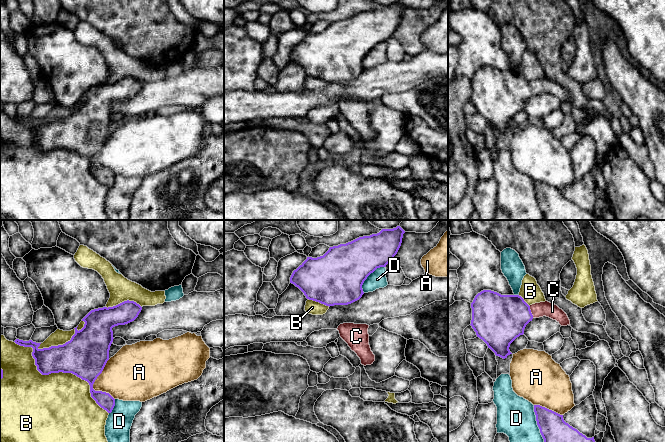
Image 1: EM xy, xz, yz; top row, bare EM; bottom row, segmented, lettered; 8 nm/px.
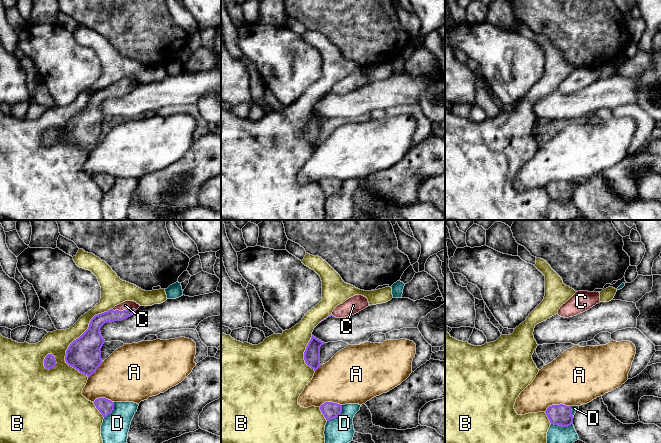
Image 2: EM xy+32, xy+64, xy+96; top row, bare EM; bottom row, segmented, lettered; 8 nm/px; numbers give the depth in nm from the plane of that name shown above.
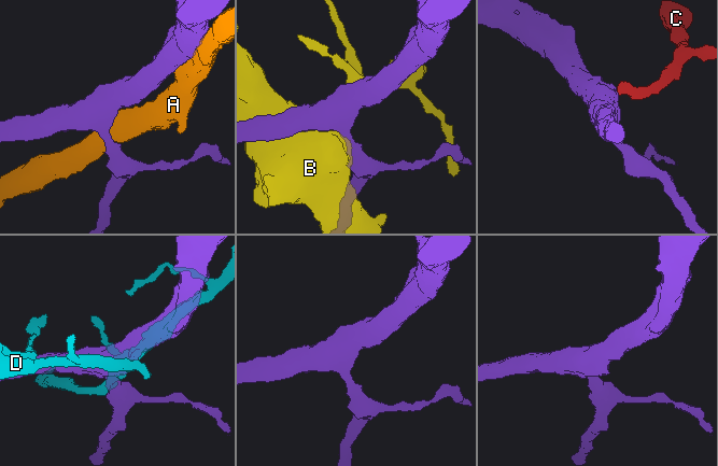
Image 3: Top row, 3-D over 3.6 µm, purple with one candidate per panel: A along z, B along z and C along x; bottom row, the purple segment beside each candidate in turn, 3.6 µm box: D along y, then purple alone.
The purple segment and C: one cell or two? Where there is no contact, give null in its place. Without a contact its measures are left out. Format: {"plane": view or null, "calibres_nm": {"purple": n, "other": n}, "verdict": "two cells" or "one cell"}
{"plane": "yz", "calibres_nm": {"purple": 400, "other": 120}, "verdict": "one cell"}

